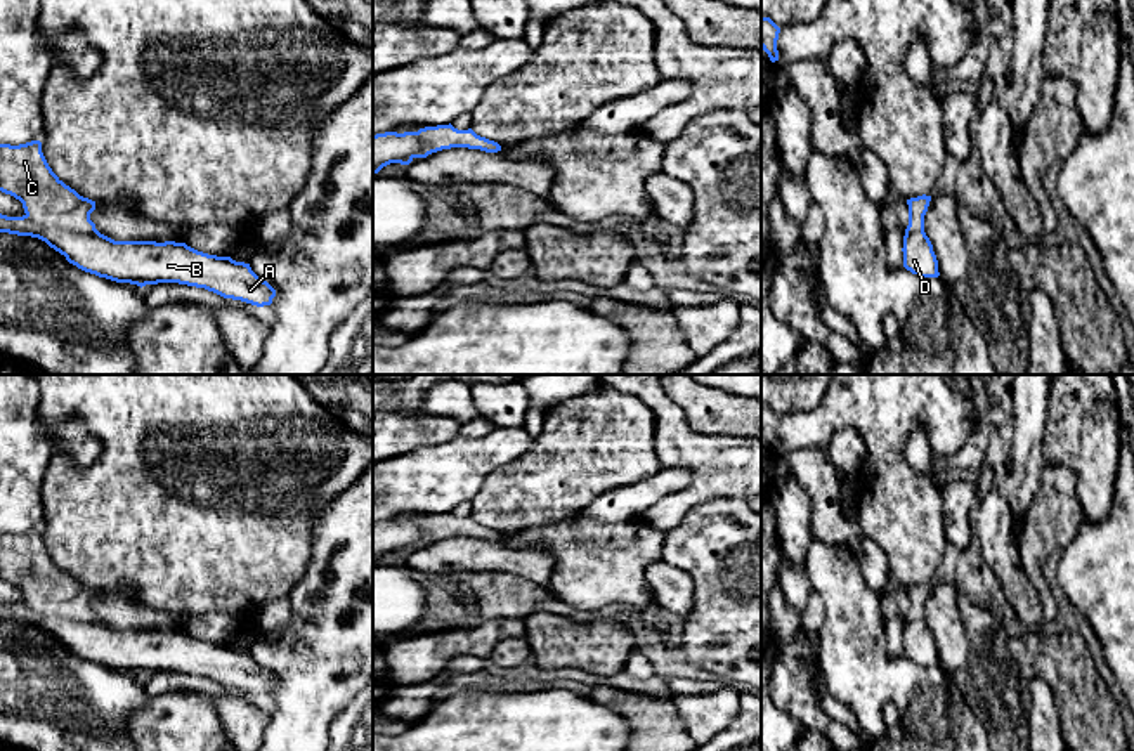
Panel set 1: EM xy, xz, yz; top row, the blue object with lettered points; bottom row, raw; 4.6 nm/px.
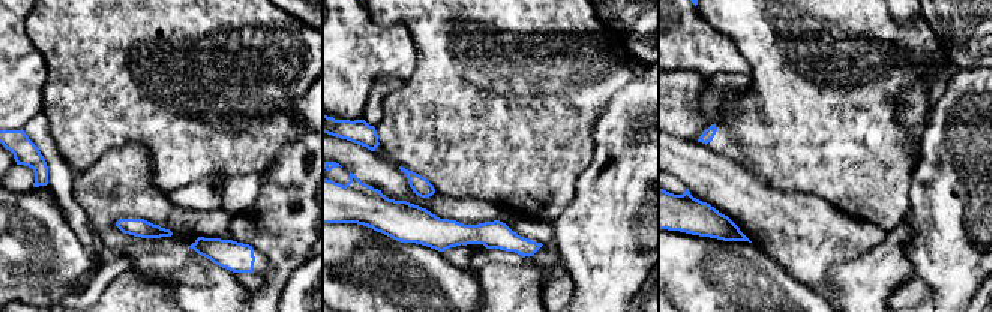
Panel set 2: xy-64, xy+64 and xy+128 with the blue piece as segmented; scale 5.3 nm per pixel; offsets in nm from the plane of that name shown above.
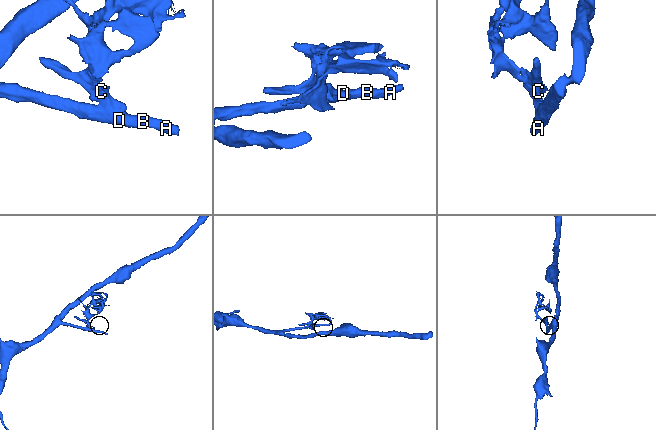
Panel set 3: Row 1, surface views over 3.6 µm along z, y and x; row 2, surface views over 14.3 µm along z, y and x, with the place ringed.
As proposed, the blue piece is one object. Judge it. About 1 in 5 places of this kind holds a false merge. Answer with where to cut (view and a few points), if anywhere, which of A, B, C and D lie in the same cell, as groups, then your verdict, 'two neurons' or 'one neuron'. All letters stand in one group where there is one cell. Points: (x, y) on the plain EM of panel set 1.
no cut | A B C D | one neuron

